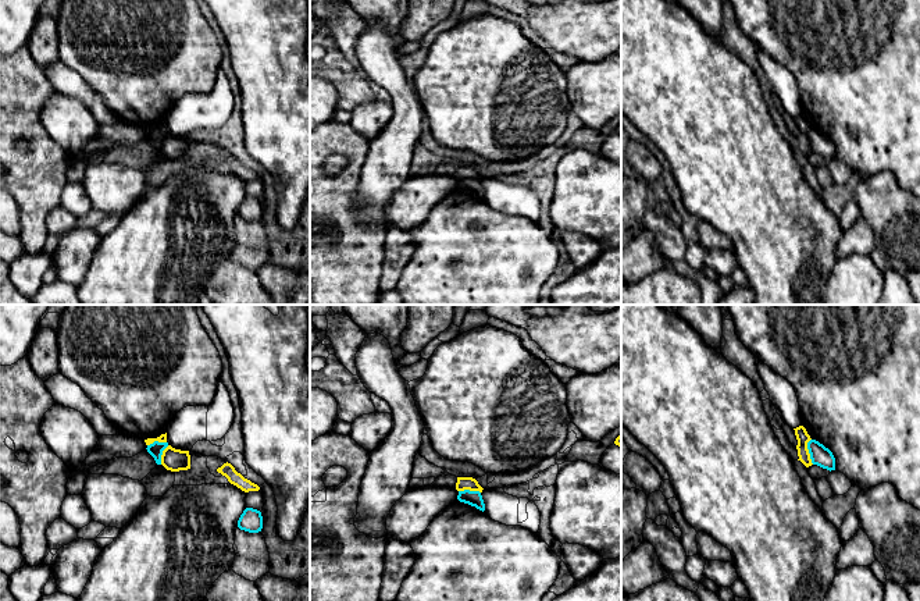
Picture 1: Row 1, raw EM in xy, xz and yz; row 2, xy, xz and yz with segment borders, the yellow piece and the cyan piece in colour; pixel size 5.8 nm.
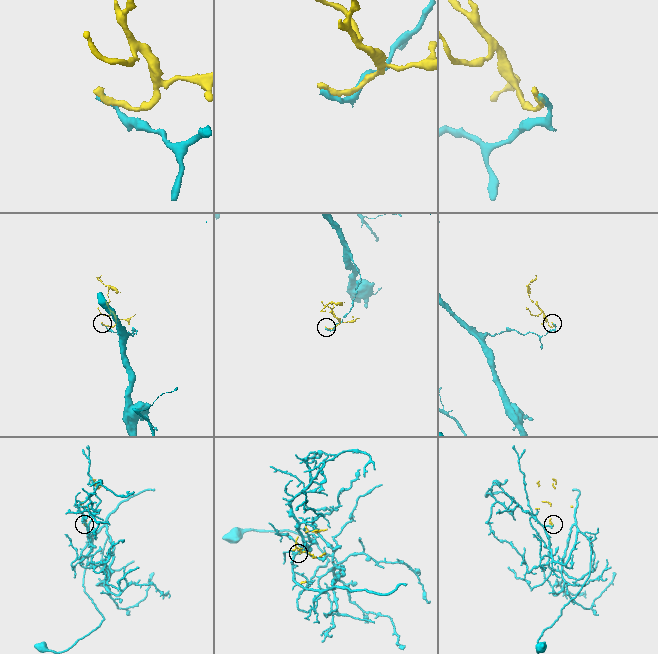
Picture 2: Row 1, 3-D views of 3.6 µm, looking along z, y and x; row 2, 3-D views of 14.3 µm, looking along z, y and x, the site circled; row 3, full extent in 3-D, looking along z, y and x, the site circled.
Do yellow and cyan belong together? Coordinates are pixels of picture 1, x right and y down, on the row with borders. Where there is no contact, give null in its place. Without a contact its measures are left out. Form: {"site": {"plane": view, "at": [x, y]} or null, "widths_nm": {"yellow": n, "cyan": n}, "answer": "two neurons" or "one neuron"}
{"site": {"plane": "yz", "at": [808, 451]}, "widths_nm": {"yellow": 70, "cyan": 120}, "answer": "two neurons"}

